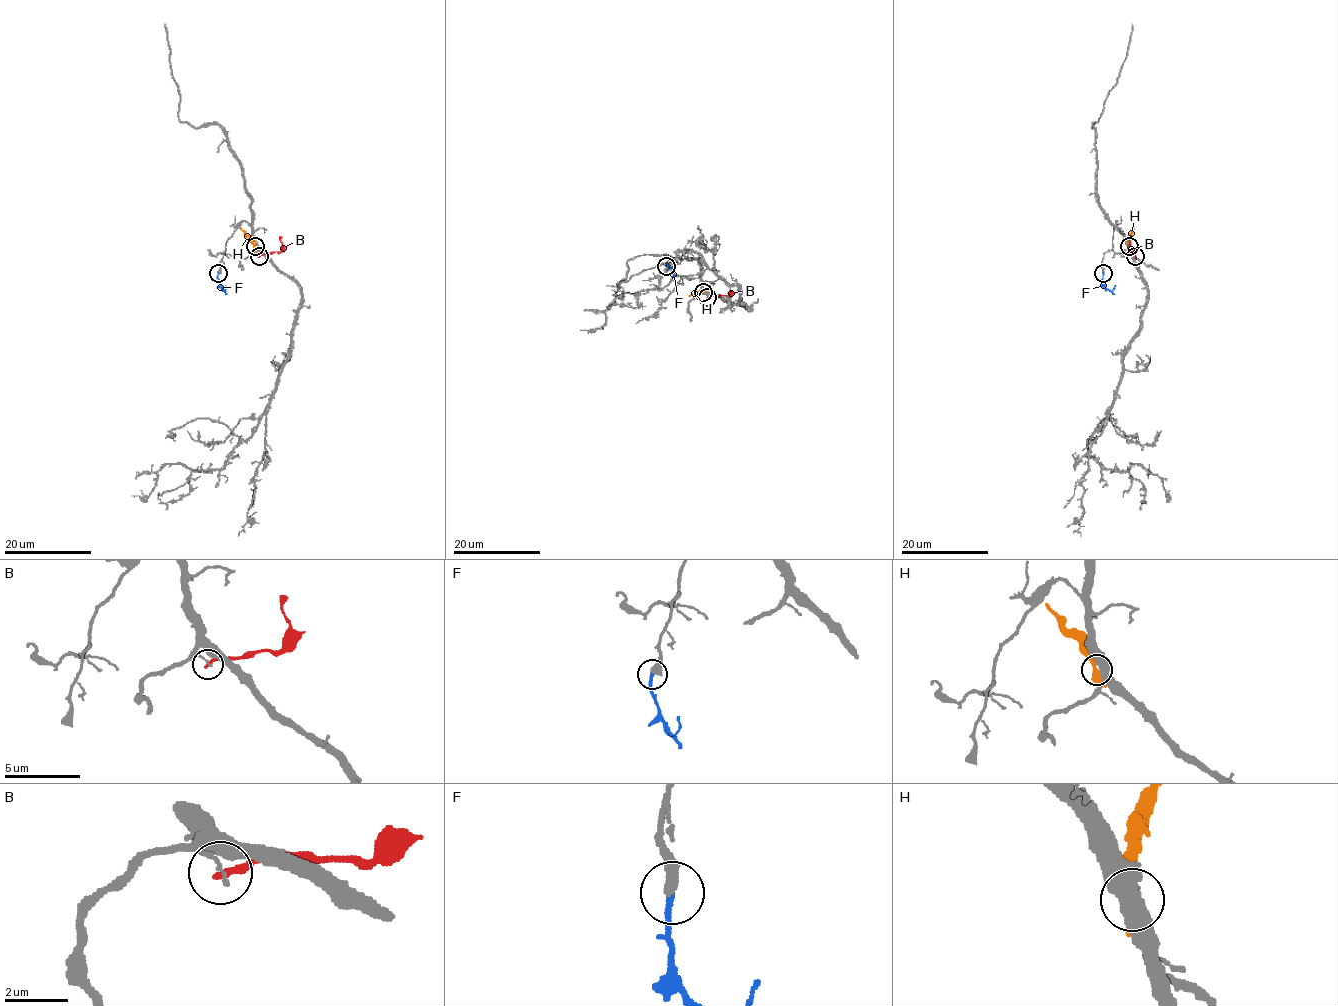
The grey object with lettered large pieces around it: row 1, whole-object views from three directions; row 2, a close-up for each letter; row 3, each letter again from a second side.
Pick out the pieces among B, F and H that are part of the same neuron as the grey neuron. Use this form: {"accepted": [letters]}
{"accepted": ["F"]}

